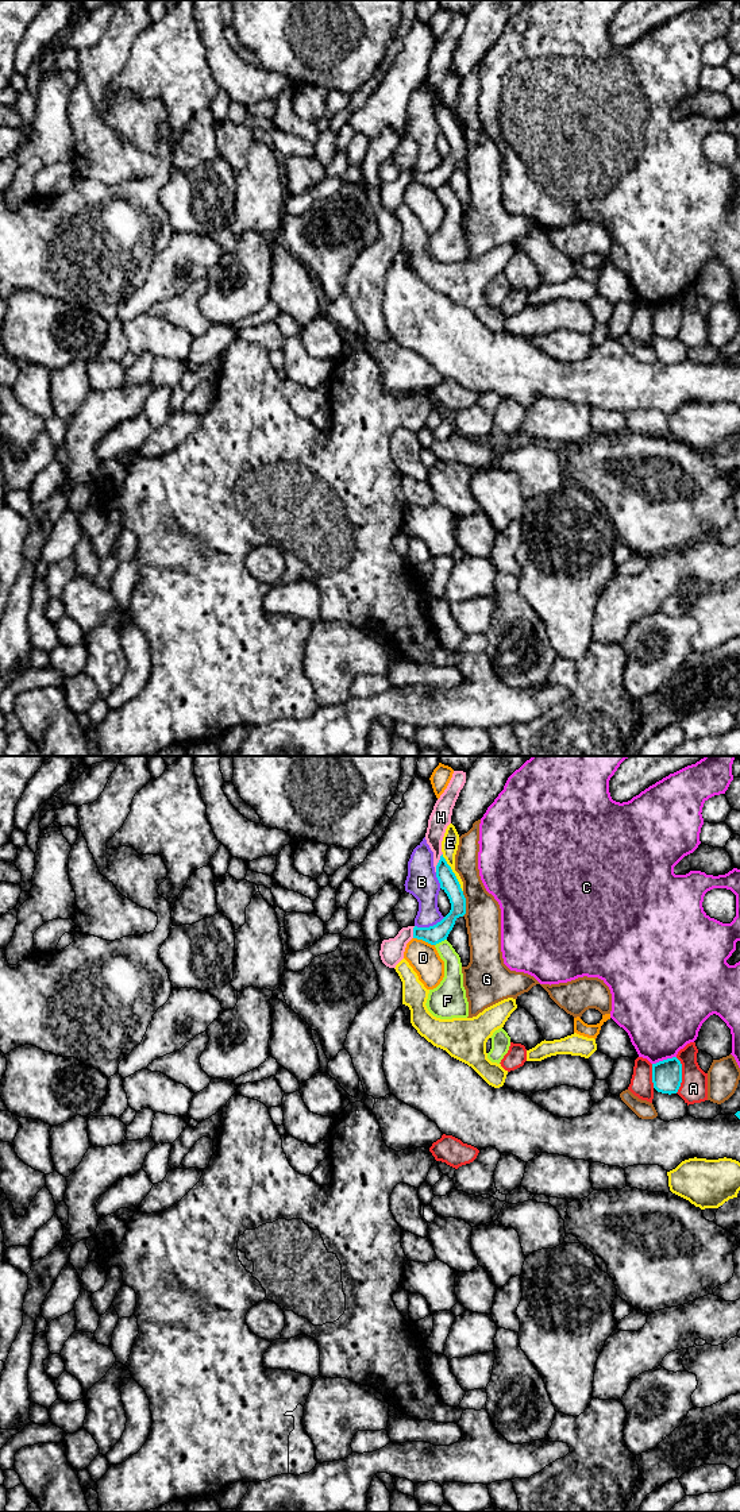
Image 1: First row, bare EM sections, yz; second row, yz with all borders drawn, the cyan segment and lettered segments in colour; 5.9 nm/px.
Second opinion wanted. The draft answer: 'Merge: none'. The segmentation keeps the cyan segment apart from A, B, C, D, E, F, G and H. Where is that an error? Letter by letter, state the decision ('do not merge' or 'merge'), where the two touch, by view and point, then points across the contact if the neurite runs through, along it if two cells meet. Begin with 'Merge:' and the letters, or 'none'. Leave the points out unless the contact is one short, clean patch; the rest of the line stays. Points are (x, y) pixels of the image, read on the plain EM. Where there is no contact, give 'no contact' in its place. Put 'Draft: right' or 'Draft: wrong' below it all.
Merge: none
A: do not merge | yz (681, 319)
B: do not merge | yz (430, 170)
C: do not merge | yz (663, 304)
D: do not merge | yz (424, 184)
E: do not merge | yz (454, 118)
F: do not merge | yz (440, 185)
G: do not merge | yz (465, 147)
H: do not merge | yz (438, 107)
Draft: right

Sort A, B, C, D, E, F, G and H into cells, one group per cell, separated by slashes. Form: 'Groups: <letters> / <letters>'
Groups: A H / B / C / D / E / F / G

